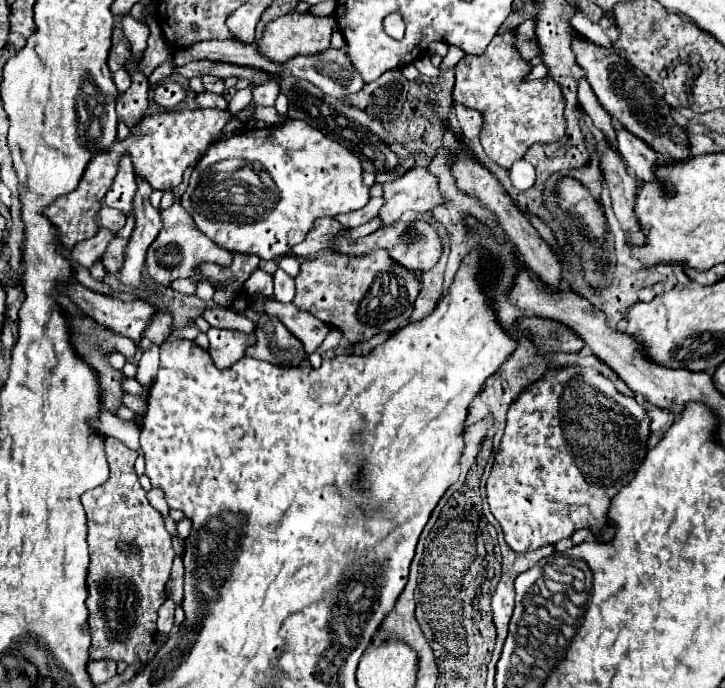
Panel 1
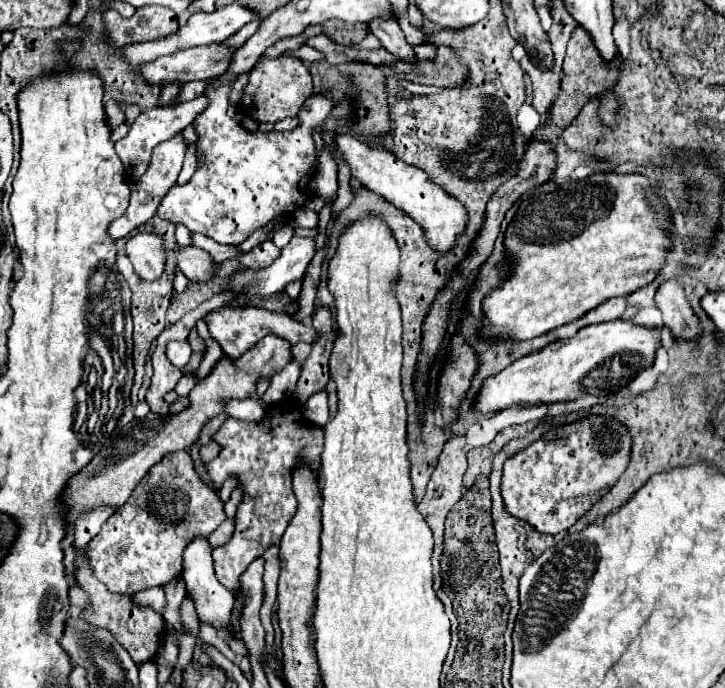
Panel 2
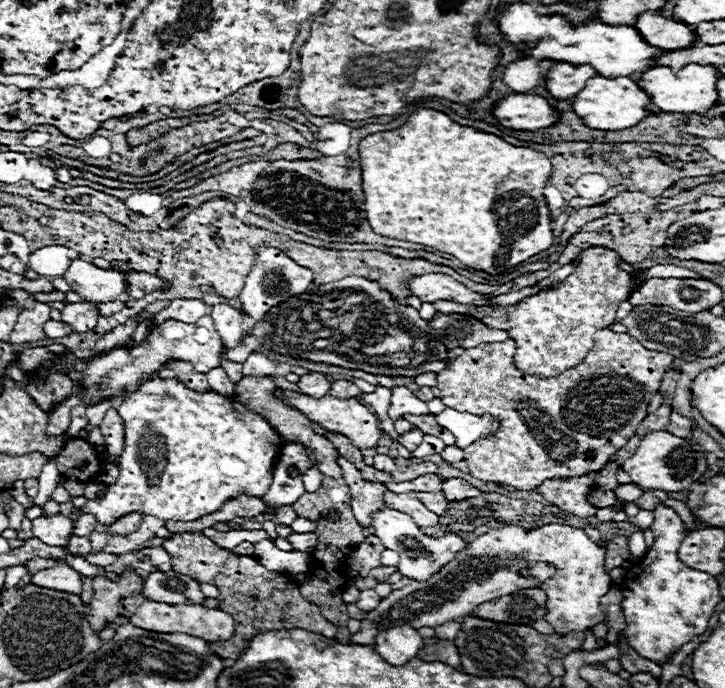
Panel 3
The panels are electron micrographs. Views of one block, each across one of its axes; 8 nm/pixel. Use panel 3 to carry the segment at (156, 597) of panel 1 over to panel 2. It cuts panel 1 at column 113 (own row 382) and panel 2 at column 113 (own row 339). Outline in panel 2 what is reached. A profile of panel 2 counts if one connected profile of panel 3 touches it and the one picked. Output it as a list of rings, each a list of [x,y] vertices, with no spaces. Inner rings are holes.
[[[102,508],[102,510],[94,510],[84,514],[82,518],[76,520],[76,530],[74,530],[74,544],[76,548],[86,546],[102,528],[102,524],[106,522],[106,518],[114,512],[114,508]],[[84,556],[78,558],[78,572],[76,572],[76,584],[80,588],[84,588],[90,596],[92,596],[92,612],[82,612],[80,616],[84,620],[88,620],[90,624],[96,624],[100,628],[108,628],[116,640],[130,652],[130,656],[134,658],[136,664],[144,662],[144,660],[154,660],[156,654],[156,646],[158,642],[164,638],[164,630],[162,630],[162,616],[156,614],[150,608],[140,608],[134,606],[130,602],[130,596],[124,594],[112,594],[106,590],[104,584],[100,584],[94,576],[92,570],[88,568]]]

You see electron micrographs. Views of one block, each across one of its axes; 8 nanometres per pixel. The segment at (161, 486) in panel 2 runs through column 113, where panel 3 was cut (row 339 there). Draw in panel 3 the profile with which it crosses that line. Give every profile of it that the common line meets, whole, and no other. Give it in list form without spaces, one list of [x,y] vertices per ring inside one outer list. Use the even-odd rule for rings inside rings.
[[[594,246],[576,258],[576,270],[560,284],[560,288],[552,292],[540,292],[512,306],[488,308],[436,300],[434,308],[440,314],[472,314],[490,328],[506,330],[518,344],[514,360],[522,372],[542,376],[560,374],[562,370],[572,368],[584,360],[584,354],[588,354],[592,348],[592,336],[596,330],[610,326],[616,318],[618,304],[628,300],[632,294],[634,280],[628,276],[628,272],[616,266],[618,260],[620,256],[614,250]]]

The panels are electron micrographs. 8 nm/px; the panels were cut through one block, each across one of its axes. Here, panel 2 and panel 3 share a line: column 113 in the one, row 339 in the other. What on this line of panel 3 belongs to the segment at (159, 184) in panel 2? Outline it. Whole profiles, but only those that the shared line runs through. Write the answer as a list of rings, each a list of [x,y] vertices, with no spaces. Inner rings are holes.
[[[216,304],[212,306],[212,318],[216,324],[216,330],[224,342],[226,348],[236,346],[236,342],[242,336],[242,312],[238,312],[230,304]]]

